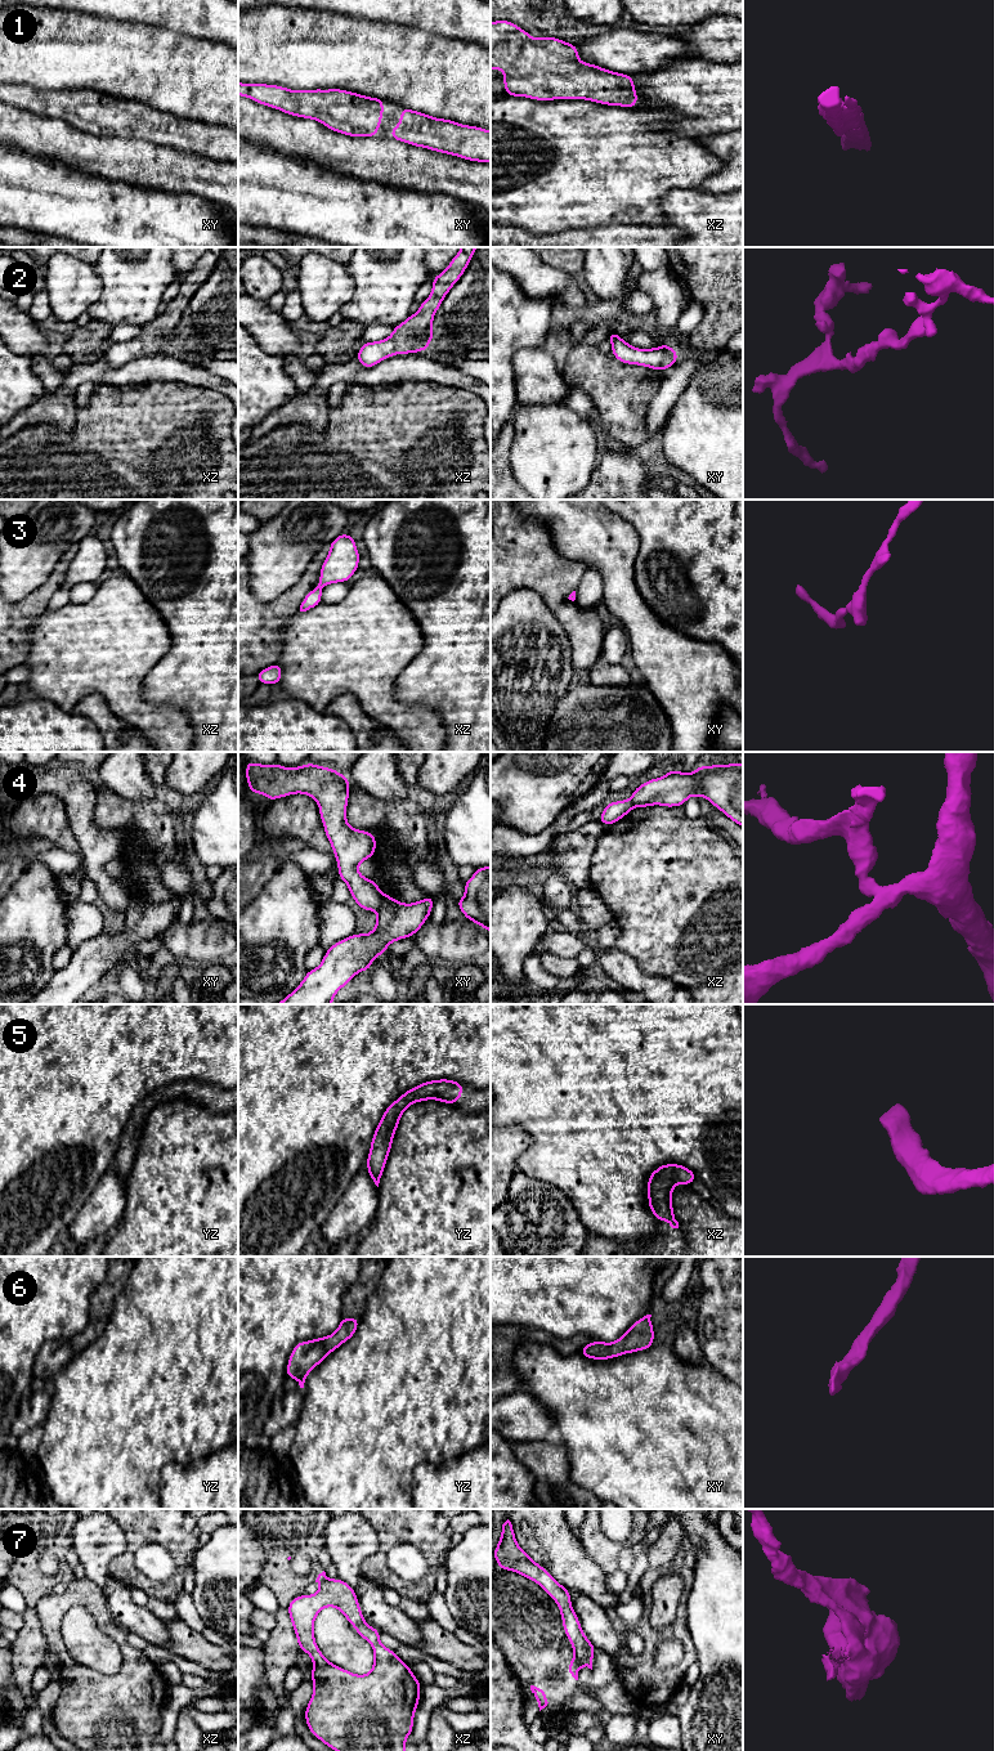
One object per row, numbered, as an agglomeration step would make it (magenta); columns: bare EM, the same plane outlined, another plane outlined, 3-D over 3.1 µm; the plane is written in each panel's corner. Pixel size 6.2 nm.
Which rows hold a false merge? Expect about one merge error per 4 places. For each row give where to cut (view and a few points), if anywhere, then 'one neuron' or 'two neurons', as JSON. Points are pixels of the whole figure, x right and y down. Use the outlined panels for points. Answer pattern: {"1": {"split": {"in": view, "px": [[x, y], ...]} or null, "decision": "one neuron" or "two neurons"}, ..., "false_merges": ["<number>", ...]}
{"1": {"split": null, "decision": "one neuron"}, "2": {"split": null, "decision": "one neuron"}, "3": {"split": null, "decision": "one neuron"}, "4": {"split": {"in": "xy", "px": [[385, 895], [376, 910]]}, "decision": "two neurons"}, "5": {"split": null, "decision": "one neuron"}, "6": {"split": null, "decision": "one neuron"}, "7": {"split": {"in": "xy", "px": [[574, 1656], [580, 1666]]}, "decision": "two neurons"}, "false_merges": ["4", "7"]}

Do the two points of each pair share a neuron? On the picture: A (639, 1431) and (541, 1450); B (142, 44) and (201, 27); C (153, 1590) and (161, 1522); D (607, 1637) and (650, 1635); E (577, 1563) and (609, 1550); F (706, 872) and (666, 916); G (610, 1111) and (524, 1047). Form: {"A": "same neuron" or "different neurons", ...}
{"A": "different neurons", "B": "different neurons", "C": "same neuron", "D": "different neurons", "E": "different neurons", "F": "same neuron", "G": "same neuron"}

